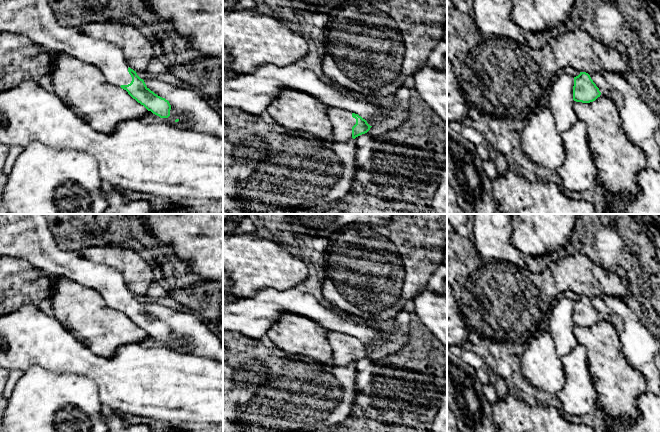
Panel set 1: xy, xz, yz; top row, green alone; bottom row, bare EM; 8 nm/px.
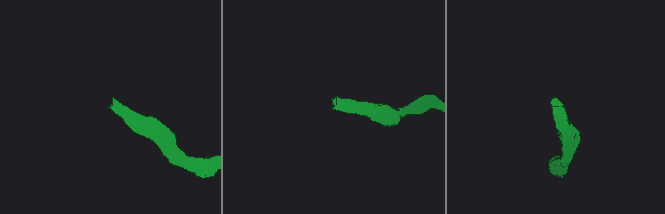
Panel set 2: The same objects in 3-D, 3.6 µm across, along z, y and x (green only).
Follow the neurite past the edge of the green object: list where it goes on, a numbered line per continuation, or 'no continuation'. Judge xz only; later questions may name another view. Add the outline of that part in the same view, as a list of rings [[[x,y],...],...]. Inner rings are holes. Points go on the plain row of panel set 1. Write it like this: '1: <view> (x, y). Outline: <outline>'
1: xz (342, 345). Outline: [[[328,330],[329,344],[333,351],[334,363],[337,366],[347,366],[352,363],[352,351],[356,348],[356,343],[352,341],[352,336]]]

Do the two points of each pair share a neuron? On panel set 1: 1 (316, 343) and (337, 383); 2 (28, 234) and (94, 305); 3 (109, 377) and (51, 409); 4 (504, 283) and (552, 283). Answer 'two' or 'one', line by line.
1: two
2: two
3: two
4: one

